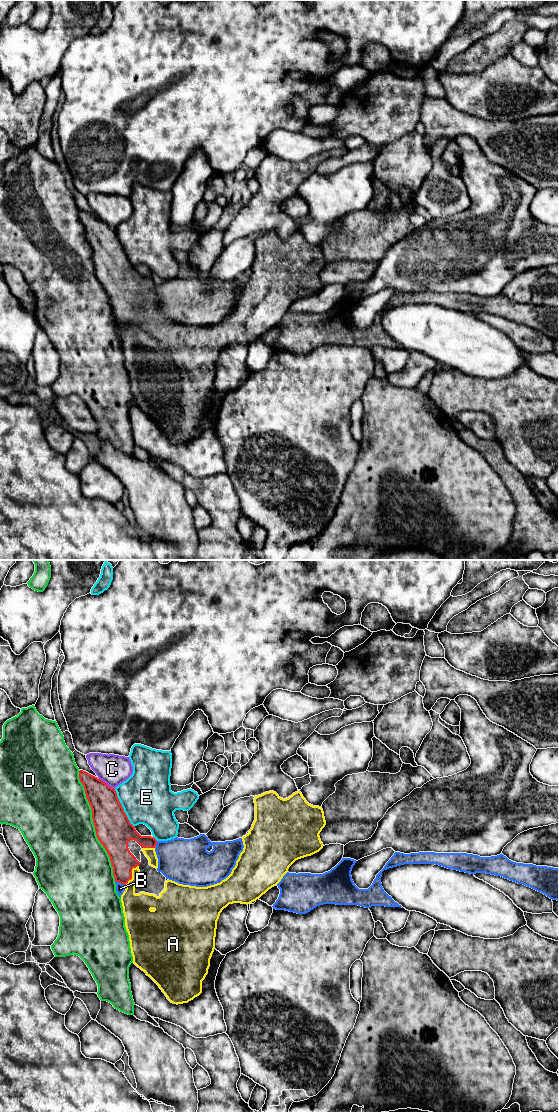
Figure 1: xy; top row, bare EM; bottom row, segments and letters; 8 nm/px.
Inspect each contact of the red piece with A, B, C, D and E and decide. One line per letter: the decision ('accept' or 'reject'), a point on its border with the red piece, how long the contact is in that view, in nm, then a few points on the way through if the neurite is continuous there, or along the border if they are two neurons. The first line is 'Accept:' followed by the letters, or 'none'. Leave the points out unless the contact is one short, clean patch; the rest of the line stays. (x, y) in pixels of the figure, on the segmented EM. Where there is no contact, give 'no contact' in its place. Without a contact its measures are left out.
Accept: A
A: accept; contact xy (131, 874); length 190 nm; way xy (122, 860), (125, 868), (131, 874), (130, 901), (134, 905)
B: reject; contact xy (120, 882); length 100 nm
C: reject; contact xy (106, 784); length 160 nm
D: reject; contact xy (94, 825); length 950 nm
E: reject; contact xy (122, 808); length 360 nm

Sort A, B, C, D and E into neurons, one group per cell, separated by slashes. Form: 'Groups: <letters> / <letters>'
Groups: A / B / C / D / E

